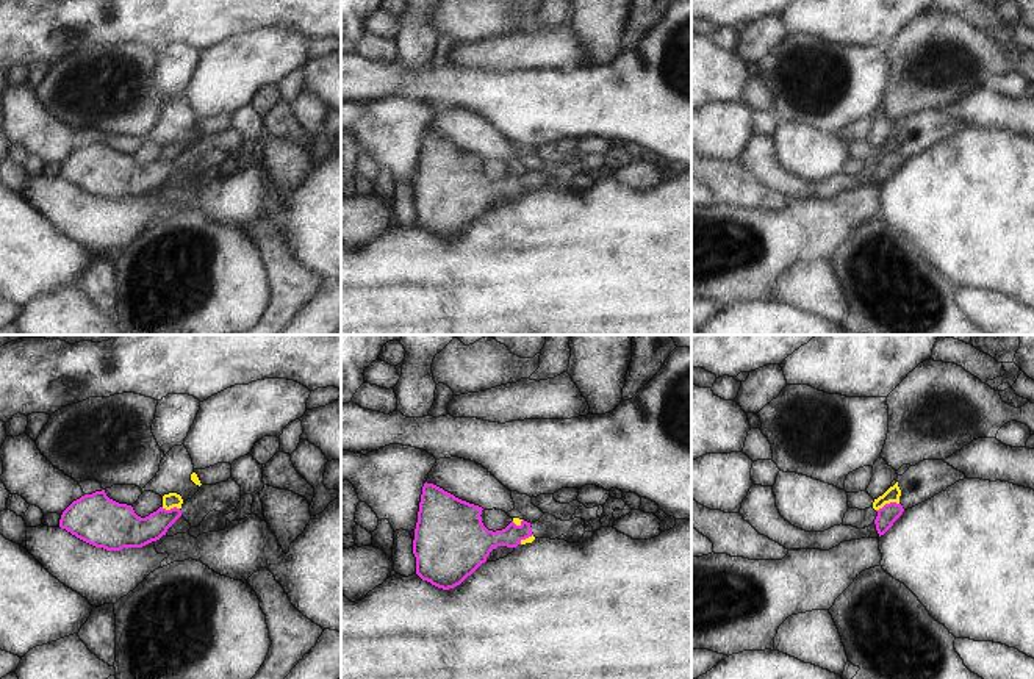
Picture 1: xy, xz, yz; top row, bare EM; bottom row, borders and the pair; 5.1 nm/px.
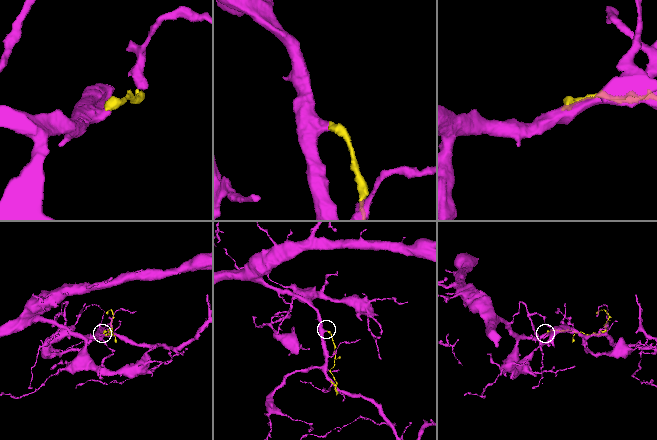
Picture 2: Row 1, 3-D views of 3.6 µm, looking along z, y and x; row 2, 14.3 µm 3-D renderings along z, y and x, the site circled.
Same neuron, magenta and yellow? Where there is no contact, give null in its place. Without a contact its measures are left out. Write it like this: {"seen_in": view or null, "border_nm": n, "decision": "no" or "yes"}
{"seen_in": "yz", "border_nm": 130, "decision": "no"}

